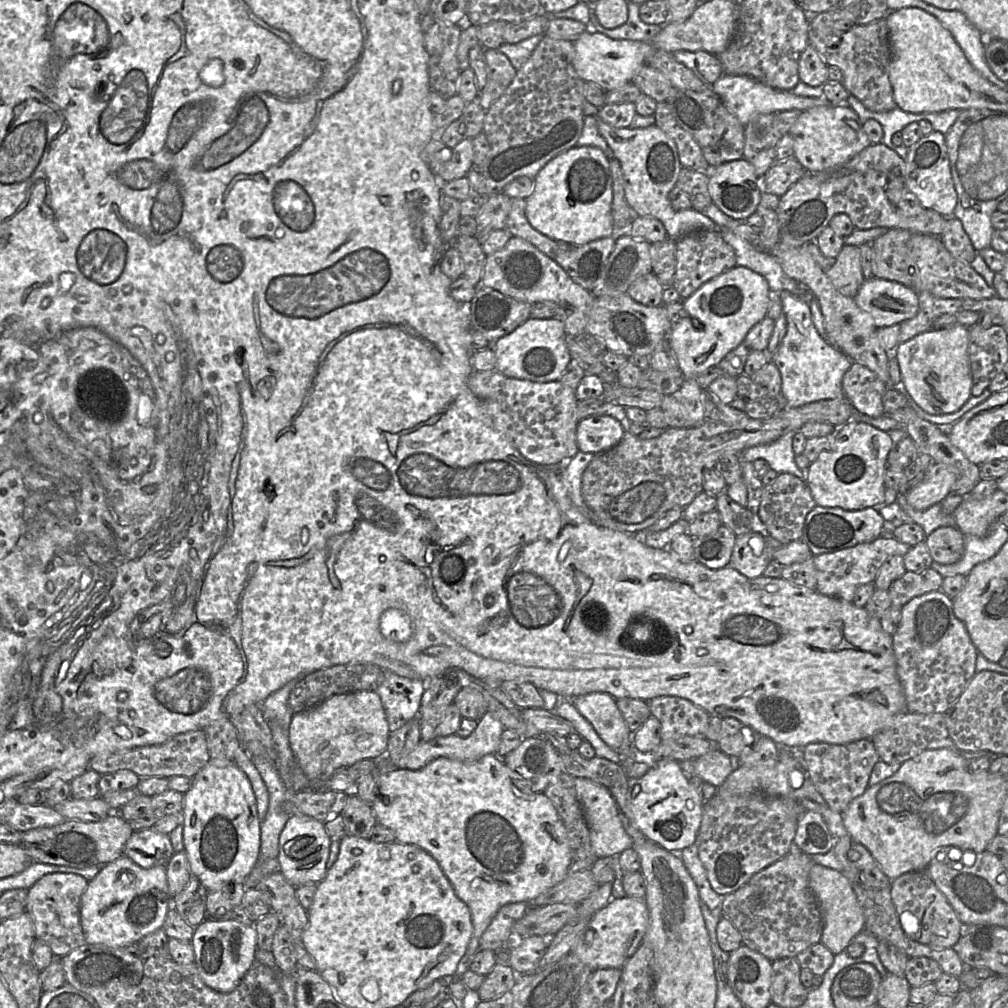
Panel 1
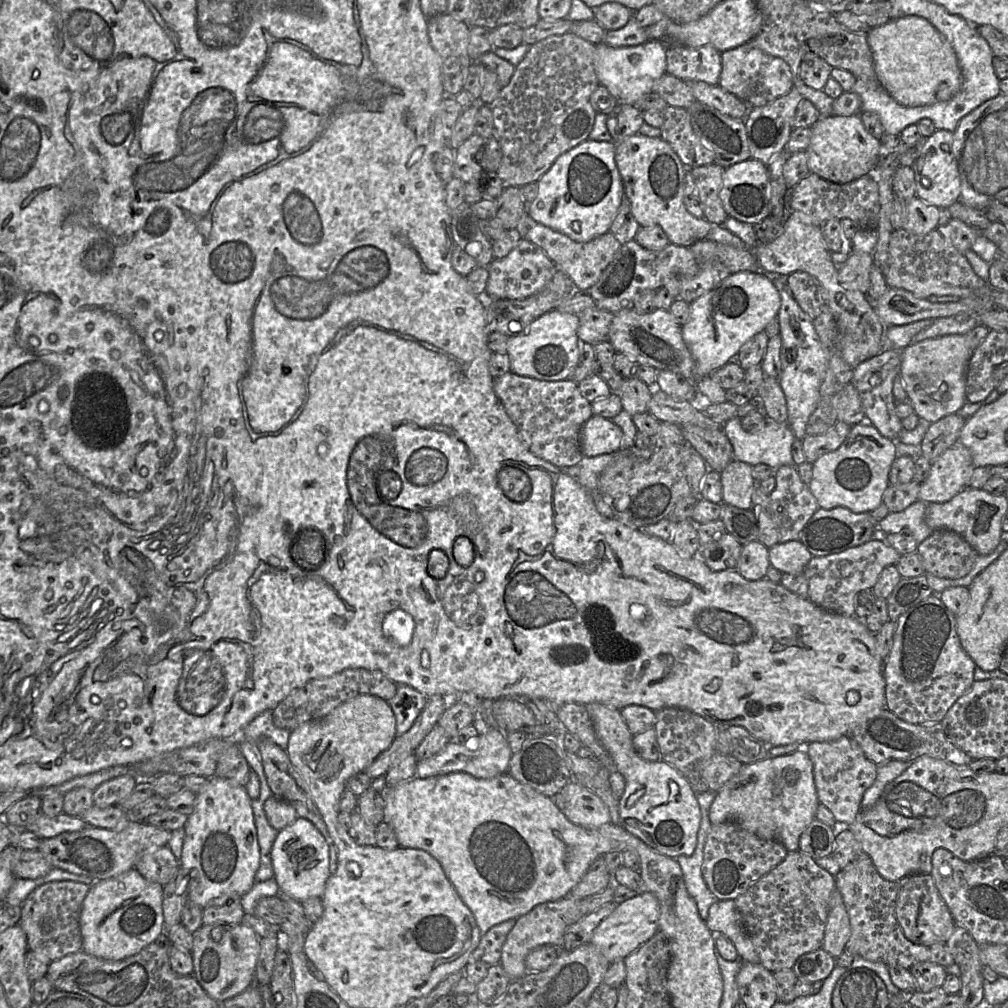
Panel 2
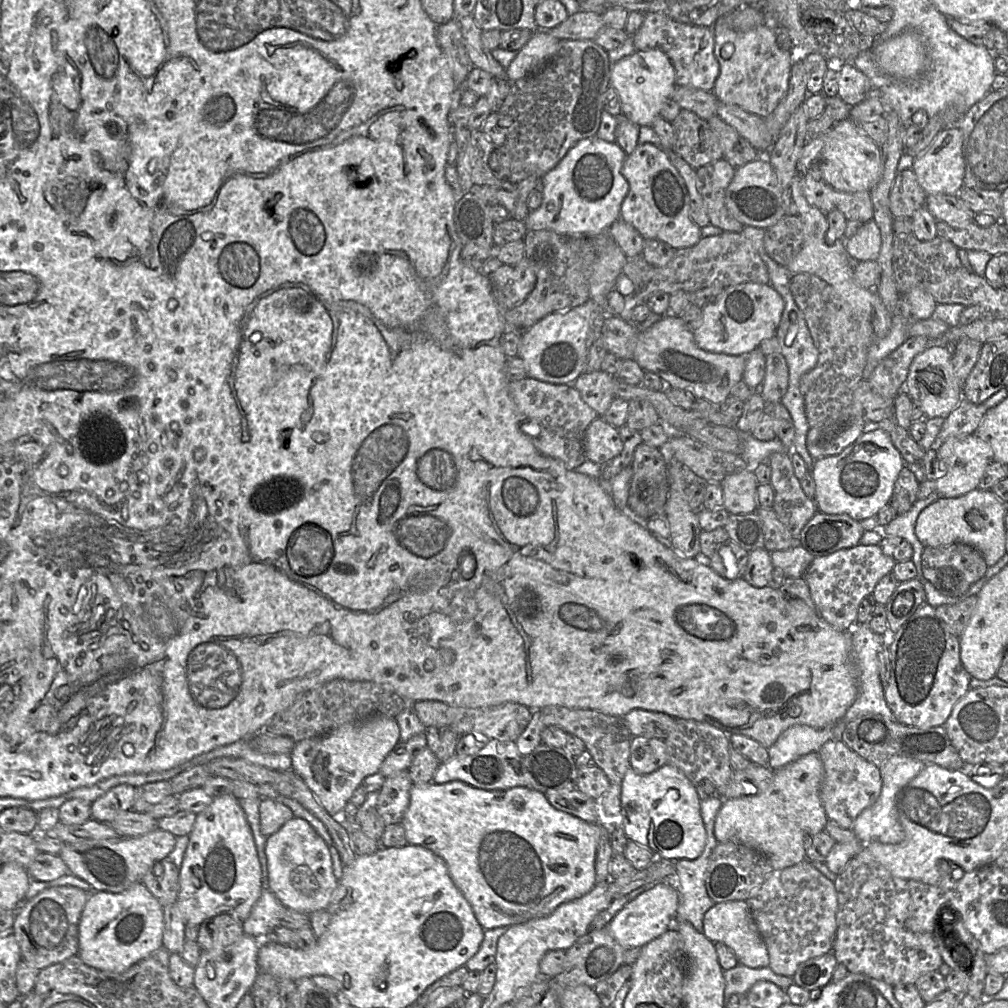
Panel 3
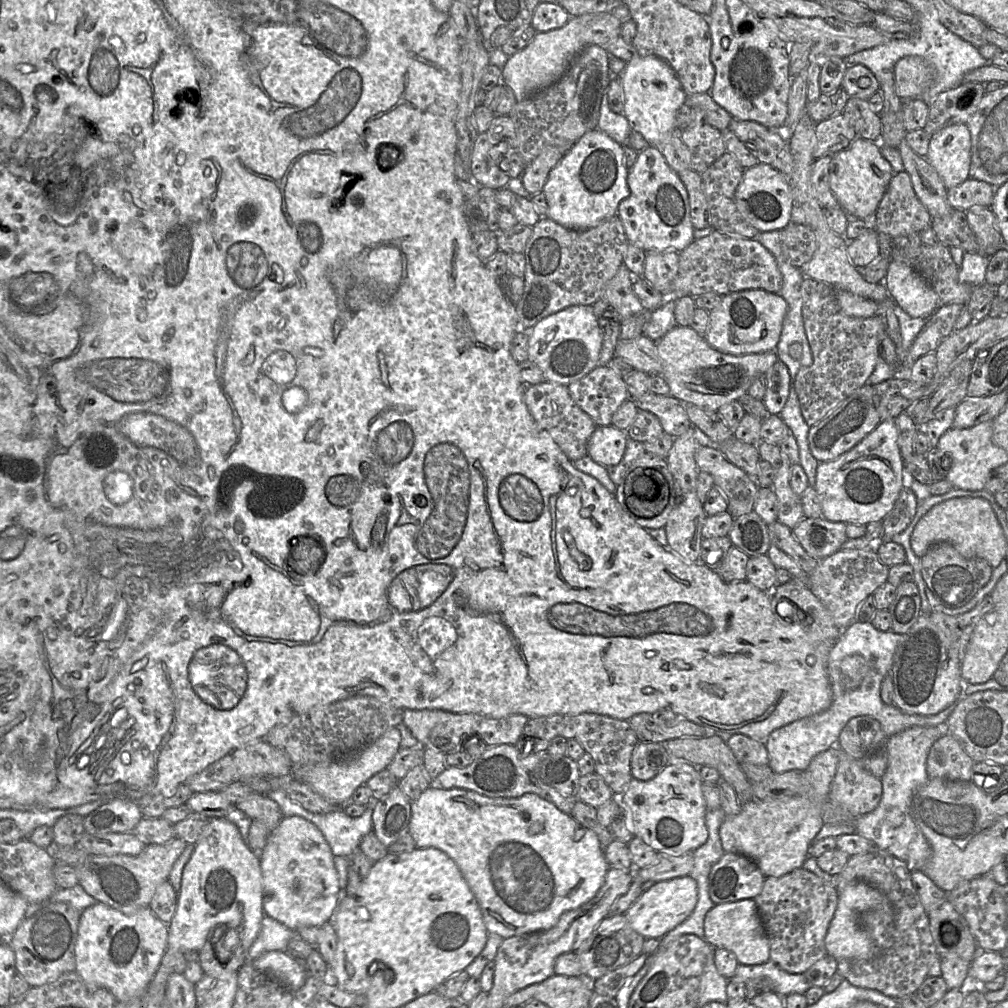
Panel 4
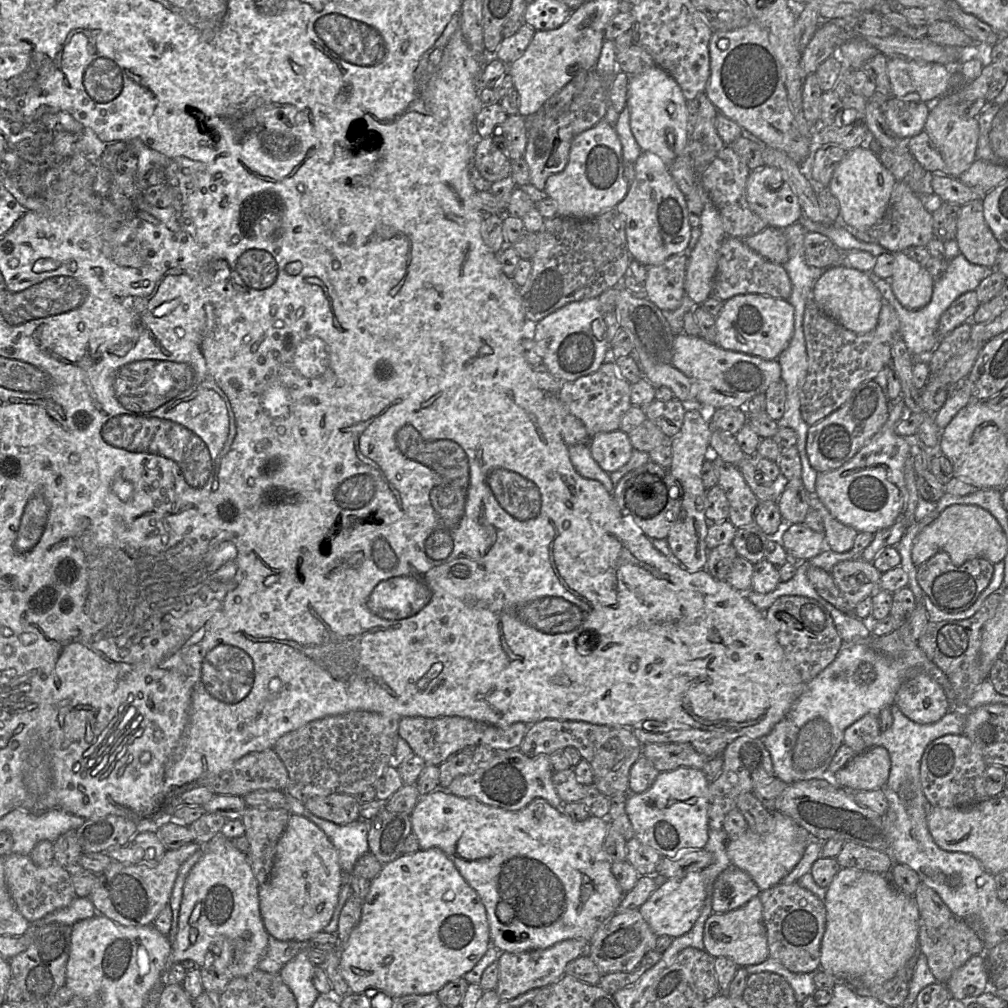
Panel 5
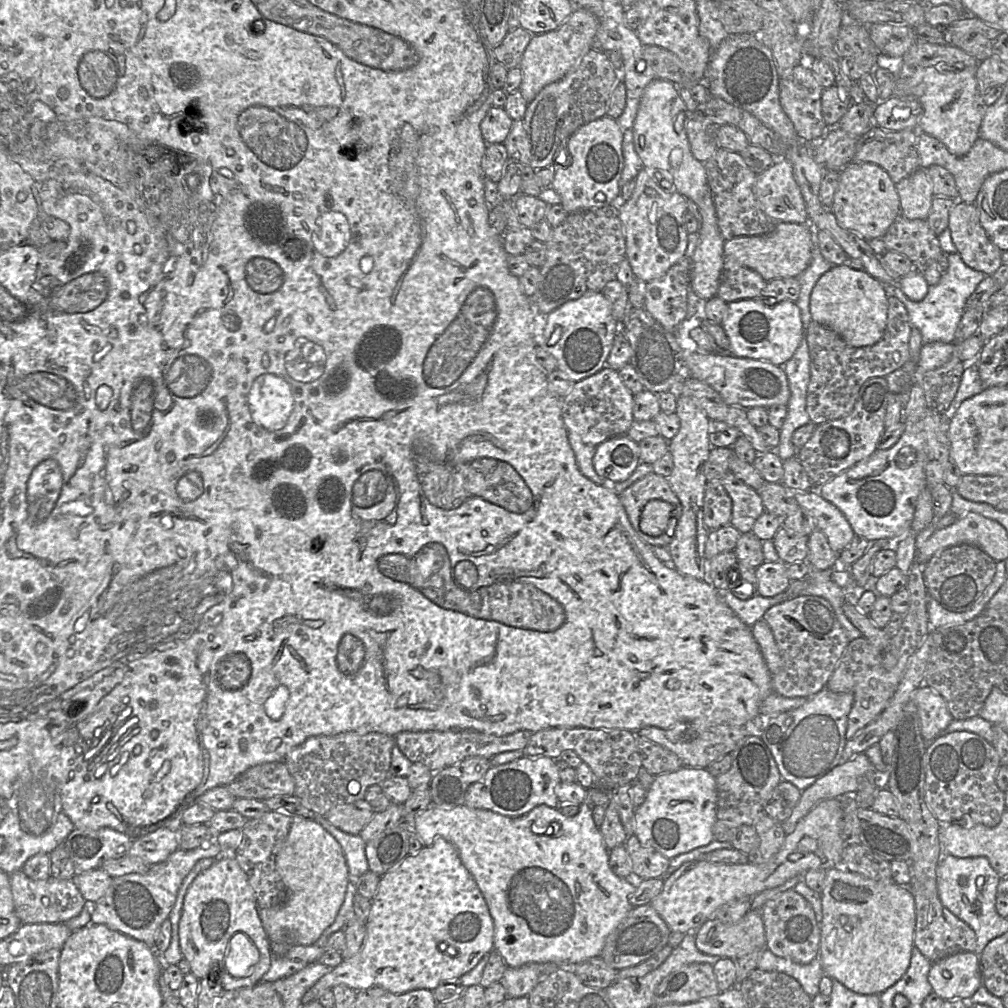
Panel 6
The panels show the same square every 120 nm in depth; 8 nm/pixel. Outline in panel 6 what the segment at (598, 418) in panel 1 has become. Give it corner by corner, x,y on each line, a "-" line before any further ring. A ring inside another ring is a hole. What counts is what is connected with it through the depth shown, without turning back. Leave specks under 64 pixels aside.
627,435
609,439
597,446
593,463
597,474
606,482
625,481
640,463
638,443

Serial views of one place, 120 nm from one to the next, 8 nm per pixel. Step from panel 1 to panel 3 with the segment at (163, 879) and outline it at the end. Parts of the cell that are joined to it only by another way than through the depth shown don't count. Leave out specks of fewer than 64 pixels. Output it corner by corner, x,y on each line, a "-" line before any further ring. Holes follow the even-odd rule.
142,882
122,893
94,891
78,924
77,954
90,967
121,973
163,945
163,927
163,907

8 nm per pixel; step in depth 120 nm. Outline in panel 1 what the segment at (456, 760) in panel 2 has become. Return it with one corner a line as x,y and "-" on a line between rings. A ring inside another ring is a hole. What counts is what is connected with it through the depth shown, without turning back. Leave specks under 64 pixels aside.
486,713
479,721
476,730
467,738
461,738
456,734
446,737
438,737
431,741
420,741
408,755
404,756
395,766
396,769
412,771
421,770
427,764
438,758
447,758
458,761
477,761
489,754
496,754
504,727
490,713

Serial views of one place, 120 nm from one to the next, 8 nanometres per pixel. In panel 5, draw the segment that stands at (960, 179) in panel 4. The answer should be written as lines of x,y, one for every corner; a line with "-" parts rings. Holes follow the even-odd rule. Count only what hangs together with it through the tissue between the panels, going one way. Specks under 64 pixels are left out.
949,93
931,105
924,130
934,141
949,169
949,176
958,178
967,171
976,160
979,137
977,118
964,118
952,111

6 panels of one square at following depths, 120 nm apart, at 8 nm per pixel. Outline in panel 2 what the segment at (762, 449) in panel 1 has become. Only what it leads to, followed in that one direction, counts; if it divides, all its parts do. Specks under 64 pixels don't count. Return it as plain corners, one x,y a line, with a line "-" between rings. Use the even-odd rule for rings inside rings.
733,418
725,423
724,432
732,444
735,460
751,466
763,463
773,470
783,465
797,469
792,457
795,436
788,423
768,419
763,430
750,433
743,429
740,418

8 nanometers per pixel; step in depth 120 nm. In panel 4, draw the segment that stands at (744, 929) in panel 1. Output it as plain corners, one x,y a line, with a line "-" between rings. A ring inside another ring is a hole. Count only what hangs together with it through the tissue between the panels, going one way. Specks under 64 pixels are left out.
801,867
780,877
766,877
761,892
754,900
770,942
771,962
788,973
803,974
818,960
827,955
825,936
838,904
836,887

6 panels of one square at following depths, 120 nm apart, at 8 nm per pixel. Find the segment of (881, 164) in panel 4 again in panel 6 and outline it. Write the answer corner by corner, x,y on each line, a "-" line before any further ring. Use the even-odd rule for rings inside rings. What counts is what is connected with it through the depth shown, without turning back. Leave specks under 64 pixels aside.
850,163
840,171
838,189
832,205
837,222
841,227
869,241
881,238
901,214
896,184
888,173
873,163

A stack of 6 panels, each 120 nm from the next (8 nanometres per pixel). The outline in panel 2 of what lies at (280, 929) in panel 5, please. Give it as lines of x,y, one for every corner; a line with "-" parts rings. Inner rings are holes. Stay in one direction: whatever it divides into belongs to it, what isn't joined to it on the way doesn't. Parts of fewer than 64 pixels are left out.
297,817
281,829
273,843
271,860
274,879
282,894
300,903
311,897
321,898
330,877
329,847
321,832
309,820

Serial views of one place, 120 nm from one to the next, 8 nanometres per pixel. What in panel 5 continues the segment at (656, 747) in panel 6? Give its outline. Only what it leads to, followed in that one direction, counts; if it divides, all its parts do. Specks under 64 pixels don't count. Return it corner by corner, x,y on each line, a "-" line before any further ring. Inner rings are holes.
649,743
642,745
642,754
649,759
659,772
680,767
702,769
709,760
689,743

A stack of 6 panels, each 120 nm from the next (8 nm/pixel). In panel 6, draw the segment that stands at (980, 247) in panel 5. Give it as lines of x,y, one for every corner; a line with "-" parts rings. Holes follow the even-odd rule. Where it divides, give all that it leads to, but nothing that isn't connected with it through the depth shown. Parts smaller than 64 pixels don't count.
958,201
950,211
948,226
963,262
974,270
993,275
1002,264
1002,251
981,226
976,205

